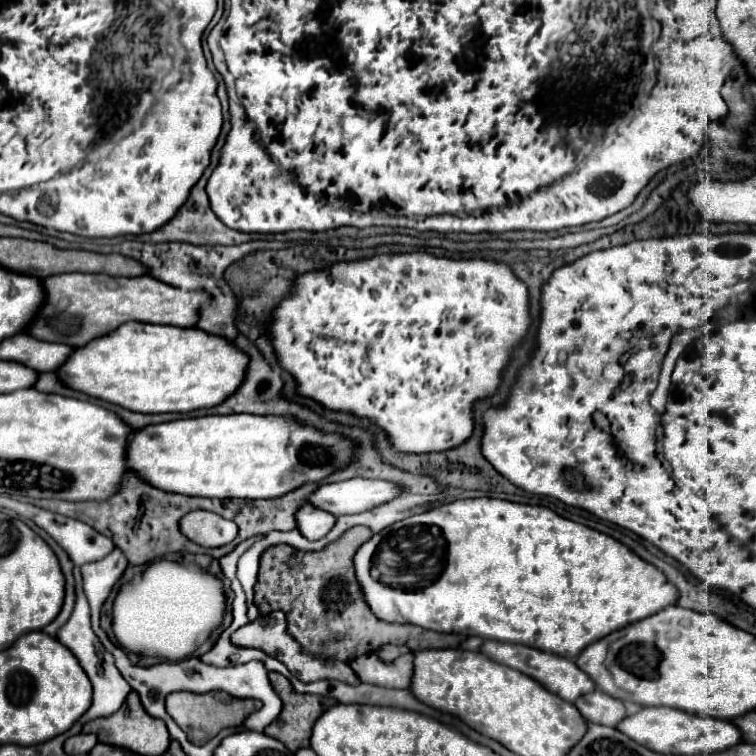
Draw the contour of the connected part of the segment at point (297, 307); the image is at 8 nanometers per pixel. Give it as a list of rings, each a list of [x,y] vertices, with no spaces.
[[[414,252],[414,254],[382,254],[382,256],[374,256],[370,260],[360,260],[354,264],[334,264],[330,272],[318,272],[318,276],[302,276],[302,280],[298,280],[298,292],[294,292],[294,296],[290,298],[292,300],[284,300],[282,304],[278,304],[278,312],[274,312],[268,332],[272,336],[272,344],[276,348],[280,364],[298,382],[298,392],[318,400],[326,408],[346,410],[346,412],[374,420],[378,426],[382,426],[388,432],[392,444],[398,450],[418,452],[418,454],[448,450],[470,438],[472,428],[474,428],[472,402],[476,398],[492,396],[496,392],[502,368],[506,366],[514,346],[520,342],[520,338],[526,334],[530,326],[528,288],[520,284],[520,280],[510,272],[510,268],[506,268],[506,264],[480,260],[480,258],[478,260],[448,260],[448,258],[436,258],[424,252]]]

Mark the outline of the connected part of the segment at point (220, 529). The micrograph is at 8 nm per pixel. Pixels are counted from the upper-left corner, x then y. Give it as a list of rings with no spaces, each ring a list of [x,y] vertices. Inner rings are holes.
[[[208,510],[188,512],[180,520],[180,530],[186,538],[204,548],[218,548],[230,544],[238,536],[238,526],[232,520],[226,520]]]

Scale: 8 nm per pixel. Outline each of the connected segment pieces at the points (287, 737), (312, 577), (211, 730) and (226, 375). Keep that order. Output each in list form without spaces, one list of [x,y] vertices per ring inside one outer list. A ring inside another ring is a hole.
[[[270,672],[268,676],[270,676],[270,682],[272,682],[276,694],[282,698],[284,708],[282,708],[278,720],[276,720],[274,724],[270,724],[270,726],[264,728],[264,734],[274,736],[274,738],[280,740],[282,744],[286,744],[288,750],[308,748],[308,746],[310,746],[312,726],[314,726],[316,718],[318,718],[322,712],[326,712],[330,706],[334,706],[334,704],[336,704],[336,698],[332,698],[332,696],[318,696],[318,694],[300,694],[300,692],[296,692],[296,690],[292,688],[292,684],[288,682],[286,676],[282,676],[282,674],[278,674],[278,672]]]
[[[358,526],[350,528],[346,536],[328,544],[320,552],[300,552],[286,544],[268,548],[262,554],[258,584],[254,588],[254,602],[260,614],[282,610],[288,618],[288,632],[298,638],[304,650],[312,654],[322,652],[342,662],[352,662],[354,658],[374,652],[386,644],[406,646],[410,652],[422,652],[428,648],[460,648],[466,640],[464,636],[438,634],[414,624],[386,622],[374,616],[364,600],[364,592],[354,572],[354,554],[370,538],[370,528]],[[334,634],[342,634],[342,638],[334,640]]]
[[[214,690],[206,694],[194,694],[194,692],[172,692],[166,696],[166,712],[172,716],[172,720],[186,732],[188,740],[192,744],[204,744],[210,738],[214,738],[224,728],[242,726],[244,720],[262,708],[260,700],[252,698],[234,698],[226,692]]]
[[[122,324],[118,332],[110,332],[102,340],[94,340],[90,348],[76,348],[68,362],[58,370],[60,380],[80,390],[88,396],[100,398],[110,404],[118,404],[122,408],[144,412],[144,414],[160,414],[160,412],[192,412],[198,408],[214,408],[230,398],[238,388],[242,388],[242,380],[246,380],[246,368],[250,358],[244,350],[234,346],[224,336],[202,332],[200,328],[178,328],[178,326],[158,326],[158,324]]]

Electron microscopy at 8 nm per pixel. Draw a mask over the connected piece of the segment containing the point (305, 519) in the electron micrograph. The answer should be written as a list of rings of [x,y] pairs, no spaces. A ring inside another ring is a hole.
[[[306,504],[298,510],[298,530],[308,538],[308,540],[318,540],[322,536],[326,536],[334,524],[336,524],[336,516],[322,510],[322,508],[314,508],[312,504]]]

